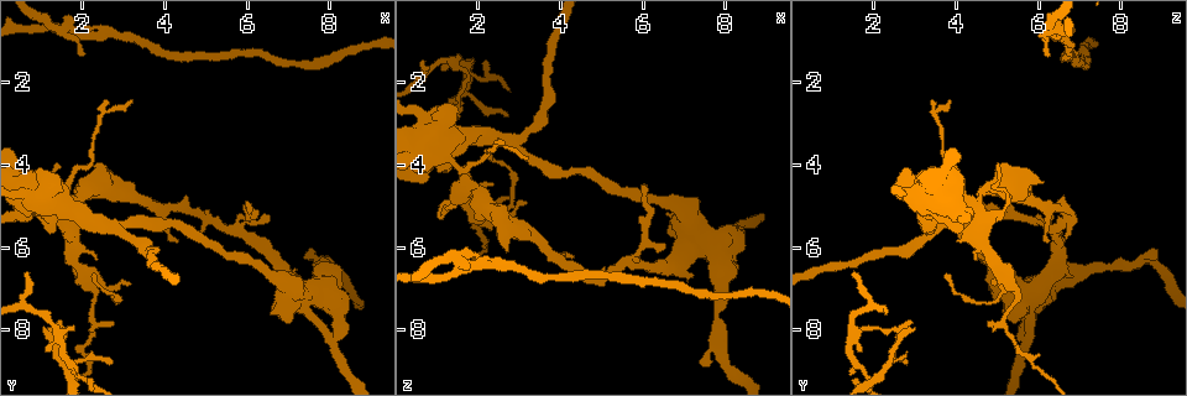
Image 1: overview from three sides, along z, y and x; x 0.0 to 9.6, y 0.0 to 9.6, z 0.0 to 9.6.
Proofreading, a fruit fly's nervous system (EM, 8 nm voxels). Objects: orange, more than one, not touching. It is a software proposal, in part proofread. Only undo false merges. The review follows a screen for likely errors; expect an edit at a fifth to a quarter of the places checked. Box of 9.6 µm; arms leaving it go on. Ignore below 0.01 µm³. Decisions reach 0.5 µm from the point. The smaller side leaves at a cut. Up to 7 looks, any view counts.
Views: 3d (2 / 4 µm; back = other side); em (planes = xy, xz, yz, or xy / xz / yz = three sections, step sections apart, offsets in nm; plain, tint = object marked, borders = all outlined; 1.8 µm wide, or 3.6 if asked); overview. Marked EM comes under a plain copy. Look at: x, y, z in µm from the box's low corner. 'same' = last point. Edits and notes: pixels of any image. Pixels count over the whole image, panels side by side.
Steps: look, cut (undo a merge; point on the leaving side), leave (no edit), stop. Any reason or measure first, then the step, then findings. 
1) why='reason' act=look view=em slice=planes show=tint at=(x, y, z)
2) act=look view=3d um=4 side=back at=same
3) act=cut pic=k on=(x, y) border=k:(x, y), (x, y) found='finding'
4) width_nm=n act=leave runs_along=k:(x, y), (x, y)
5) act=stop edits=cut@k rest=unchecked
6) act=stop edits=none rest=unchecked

why='side arm on a straight run' act=look view=em um=3.6 slice=planes show=tint at=(1.70, 0.60, 6.45)

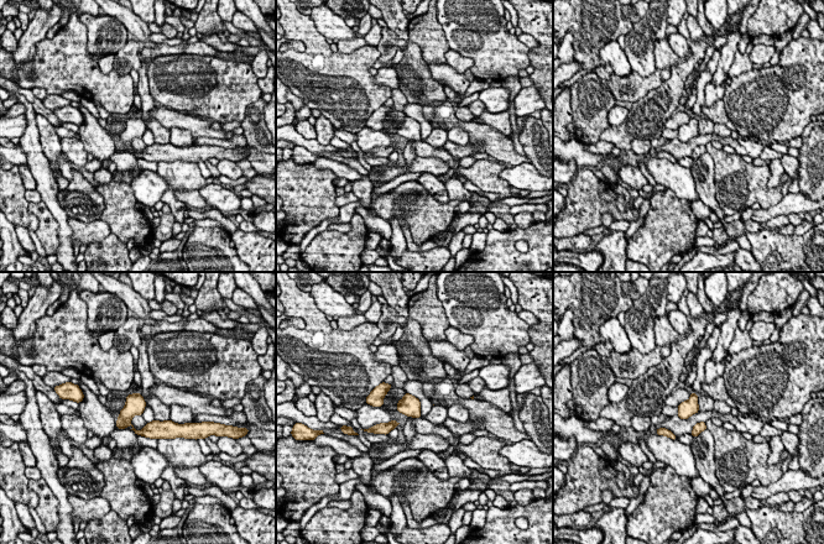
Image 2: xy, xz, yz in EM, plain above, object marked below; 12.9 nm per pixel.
act=cut pic=2 on=(134, 406) found='a second cell is stuck on'

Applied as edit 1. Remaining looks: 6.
act=look view=overview

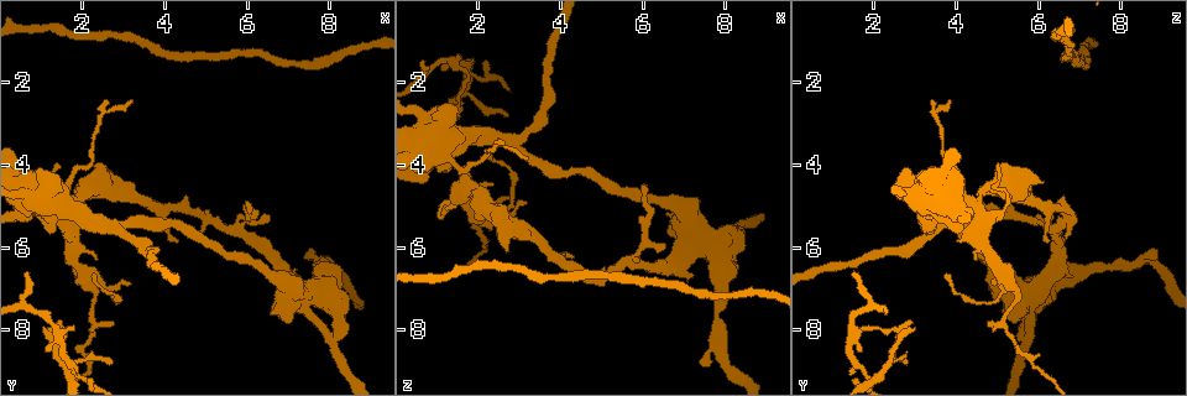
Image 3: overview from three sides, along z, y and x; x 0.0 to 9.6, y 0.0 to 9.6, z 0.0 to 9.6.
act=look view=3d um=2 at=(1.50, 8.15, 2.60)

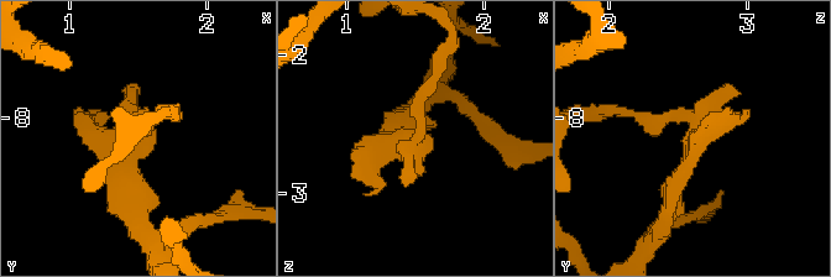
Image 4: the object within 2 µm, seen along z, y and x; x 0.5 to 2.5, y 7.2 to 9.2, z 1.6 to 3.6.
why='need the tissue' act=look view=em slice=yz step=16 show=tint at=(1.48, 8.14, 2.58)

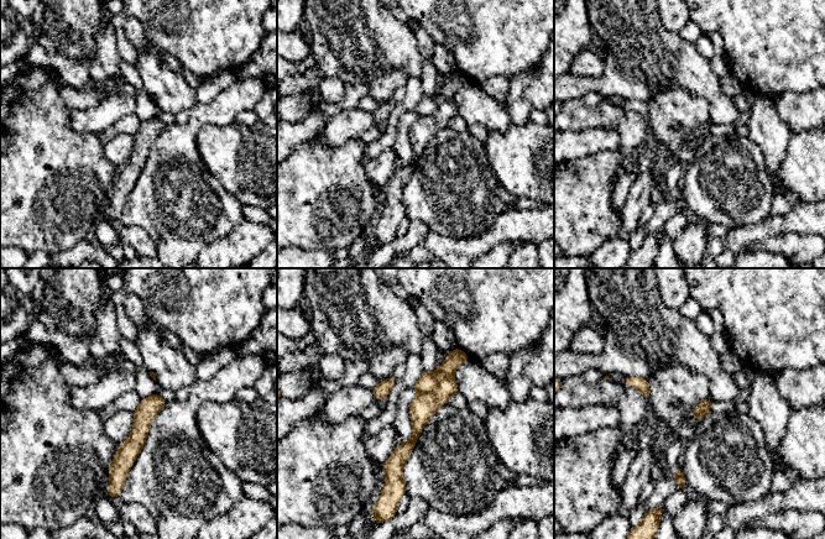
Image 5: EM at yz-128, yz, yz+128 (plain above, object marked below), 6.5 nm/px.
act=cut pic=5 on=(424, 406) found='a second cell is stuck on'

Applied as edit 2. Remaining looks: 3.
act=look view=overview

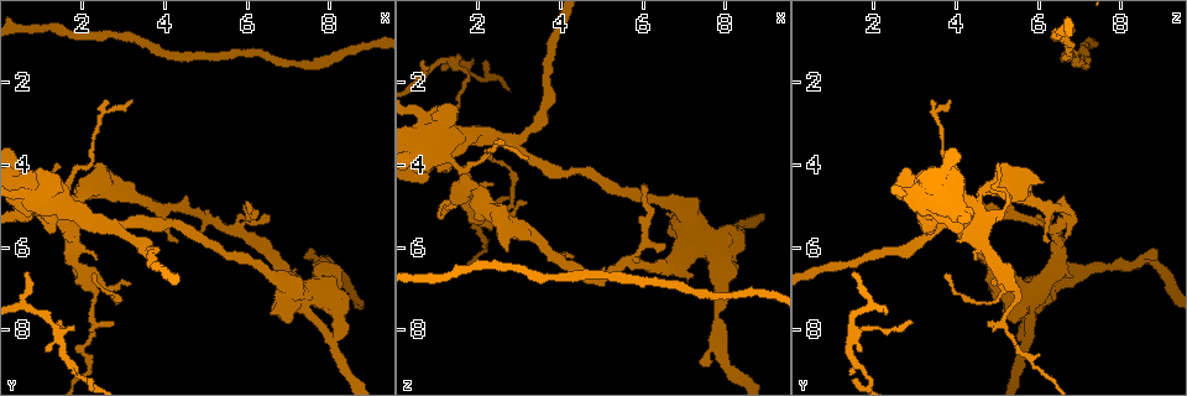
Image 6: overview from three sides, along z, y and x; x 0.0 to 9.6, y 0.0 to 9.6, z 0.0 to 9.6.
why='small branch off a trunk' act=look view=em um=3.6 slice=xz step=4 show=tint at=(7.15, 7.10, 5.45)

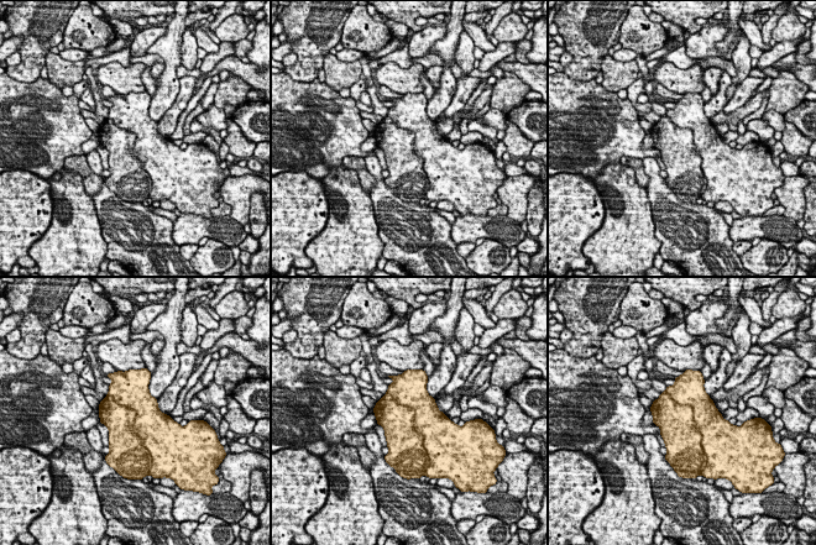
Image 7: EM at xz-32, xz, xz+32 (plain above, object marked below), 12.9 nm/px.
why='cut it another way' act=look view=em um=3.6 slice=planes show=tint at=same

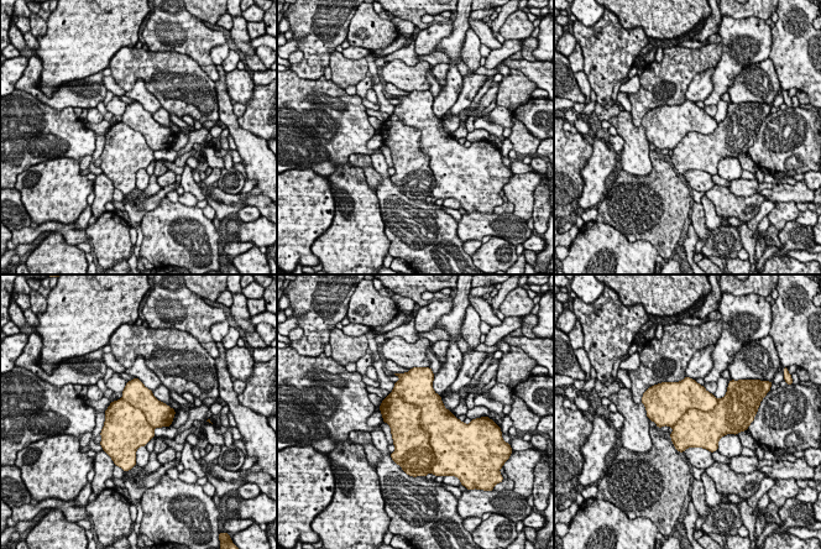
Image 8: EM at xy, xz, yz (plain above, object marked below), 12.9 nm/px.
act=cut pic=8 on=(403, 418) border=8:(392, 391), (421, 409), (434, 451) found='two cells meet here'

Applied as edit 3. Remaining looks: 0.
act=stop edits=cut@2,cut@5,cut@8 rest=unchecked

